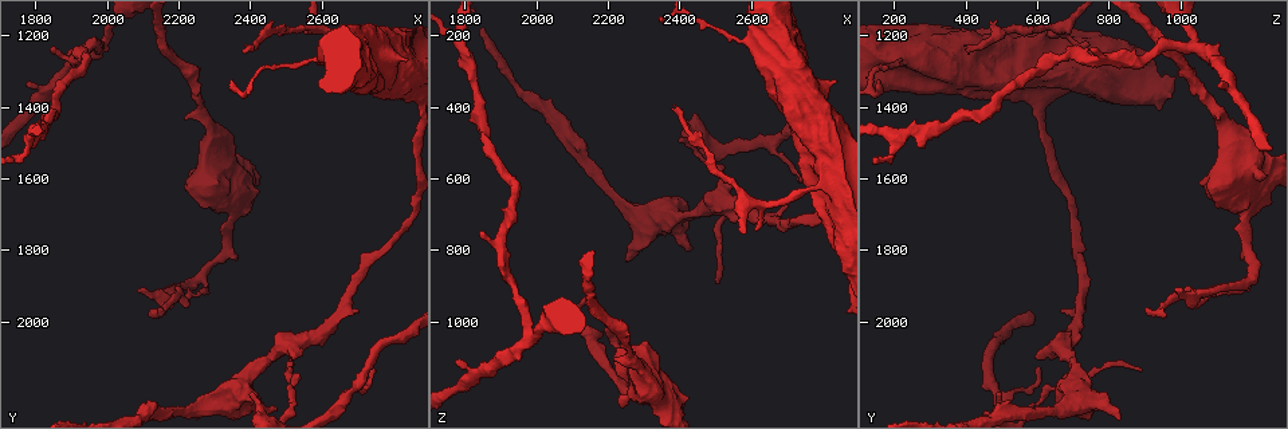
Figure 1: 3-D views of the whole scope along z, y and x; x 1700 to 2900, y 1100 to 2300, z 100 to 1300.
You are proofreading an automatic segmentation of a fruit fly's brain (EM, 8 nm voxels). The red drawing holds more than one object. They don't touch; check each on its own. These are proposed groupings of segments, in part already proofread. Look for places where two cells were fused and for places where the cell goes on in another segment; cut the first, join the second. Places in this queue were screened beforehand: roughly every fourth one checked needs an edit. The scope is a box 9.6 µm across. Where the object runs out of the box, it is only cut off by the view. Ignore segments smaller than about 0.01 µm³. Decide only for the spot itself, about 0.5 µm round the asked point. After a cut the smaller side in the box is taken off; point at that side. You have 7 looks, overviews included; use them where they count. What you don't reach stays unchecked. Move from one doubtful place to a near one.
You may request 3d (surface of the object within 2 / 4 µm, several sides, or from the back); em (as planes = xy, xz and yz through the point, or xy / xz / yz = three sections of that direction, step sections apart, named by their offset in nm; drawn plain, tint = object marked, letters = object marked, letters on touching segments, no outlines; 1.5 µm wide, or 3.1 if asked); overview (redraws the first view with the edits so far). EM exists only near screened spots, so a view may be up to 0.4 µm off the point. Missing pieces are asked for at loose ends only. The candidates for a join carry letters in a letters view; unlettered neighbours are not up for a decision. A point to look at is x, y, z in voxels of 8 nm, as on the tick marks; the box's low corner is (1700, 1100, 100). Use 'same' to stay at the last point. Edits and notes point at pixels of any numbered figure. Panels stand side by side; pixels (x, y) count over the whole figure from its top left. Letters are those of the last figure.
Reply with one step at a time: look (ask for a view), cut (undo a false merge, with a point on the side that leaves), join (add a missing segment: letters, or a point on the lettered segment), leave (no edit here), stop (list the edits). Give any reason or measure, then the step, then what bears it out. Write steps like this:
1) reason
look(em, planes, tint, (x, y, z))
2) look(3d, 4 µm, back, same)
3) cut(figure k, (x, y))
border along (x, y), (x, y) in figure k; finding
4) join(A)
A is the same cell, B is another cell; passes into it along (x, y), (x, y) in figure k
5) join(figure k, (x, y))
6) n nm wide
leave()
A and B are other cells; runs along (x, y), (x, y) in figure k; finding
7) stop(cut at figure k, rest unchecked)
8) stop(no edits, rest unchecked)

sudden change in width
look(3d, 2 µm, (2760, 1190, 620))

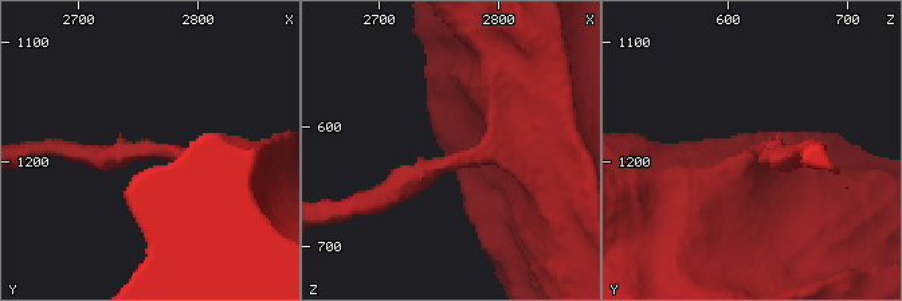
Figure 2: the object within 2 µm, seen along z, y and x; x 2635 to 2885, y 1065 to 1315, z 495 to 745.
now the EM
look(em, xz, step 8, plain, (2766, 1192, 626))

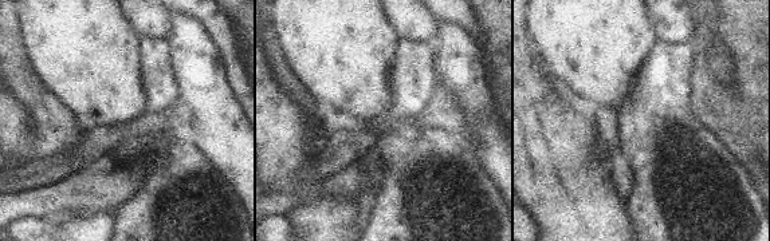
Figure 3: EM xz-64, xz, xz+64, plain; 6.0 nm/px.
what lies round it
look(em, xz, step 8, letters, same)

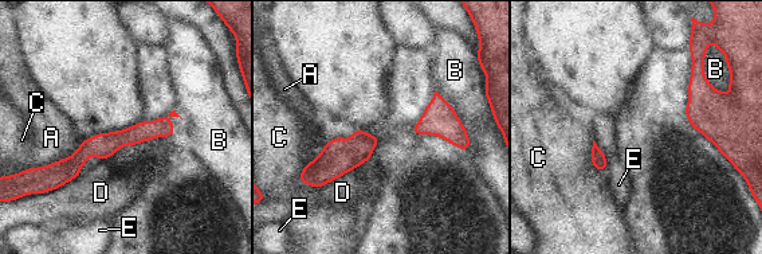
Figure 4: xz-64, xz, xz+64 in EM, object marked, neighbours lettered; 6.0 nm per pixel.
100 nm wide; D touches over 420 nm
leave()
A, B, C, D and E are other cells; continuous, no second cell

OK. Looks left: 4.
branch stops here
look(em, yz, step 4, tint, (2390, 1250, 400))

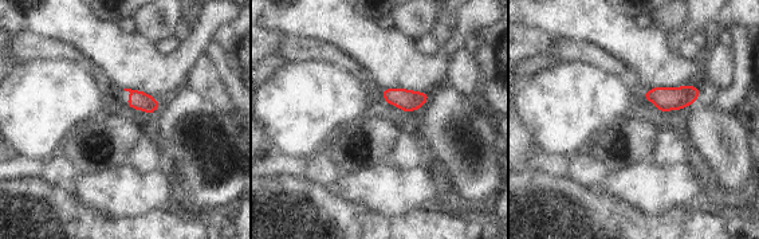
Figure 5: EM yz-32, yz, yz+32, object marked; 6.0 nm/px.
look(em, planes, letters, same)

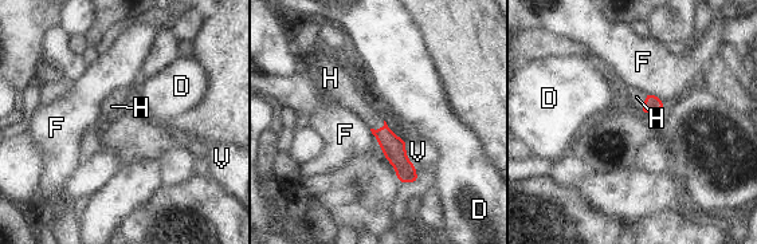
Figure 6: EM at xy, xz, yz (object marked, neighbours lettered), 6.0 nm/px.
F touches over 180 nm
join(H)
H is the same cell, D, F and V are other cells; it goes on there

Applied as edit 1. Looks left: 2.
branch stops here
look(em, planes, tint, (2530, 2090, 600))

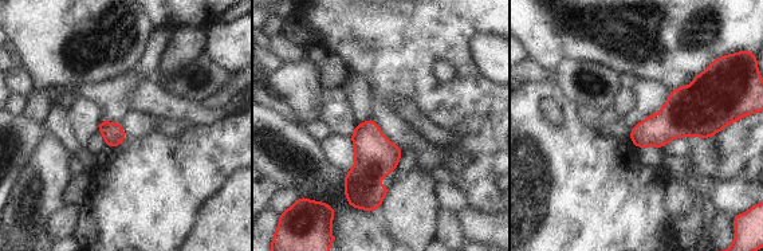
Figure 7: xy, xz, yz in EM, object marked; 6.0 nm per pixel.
look(em, planes, letters, same)

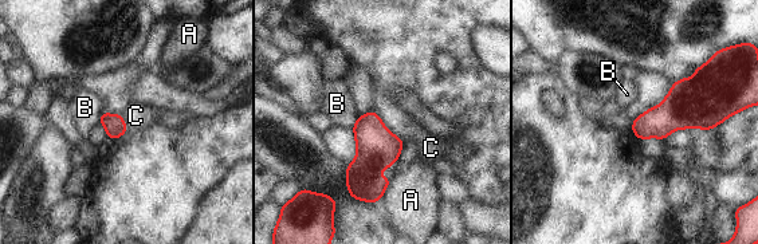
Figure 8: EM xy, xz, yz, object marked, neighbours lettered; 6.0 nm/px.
C touches over 240 nm
leave()
A, B and C are other cells; no lettered segment goes on from it

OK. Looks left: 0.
stop(join at figure 6, rest unchecked)

